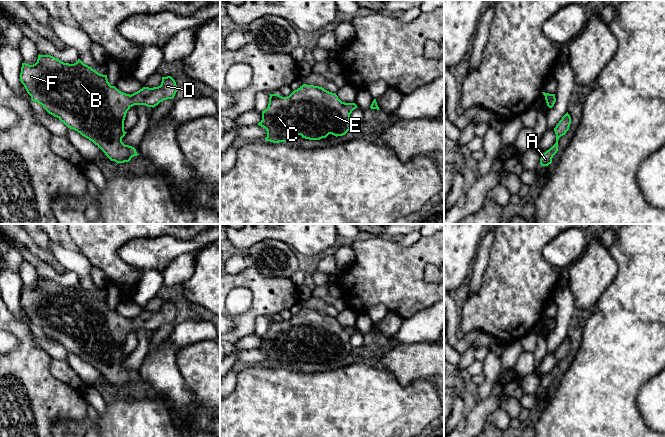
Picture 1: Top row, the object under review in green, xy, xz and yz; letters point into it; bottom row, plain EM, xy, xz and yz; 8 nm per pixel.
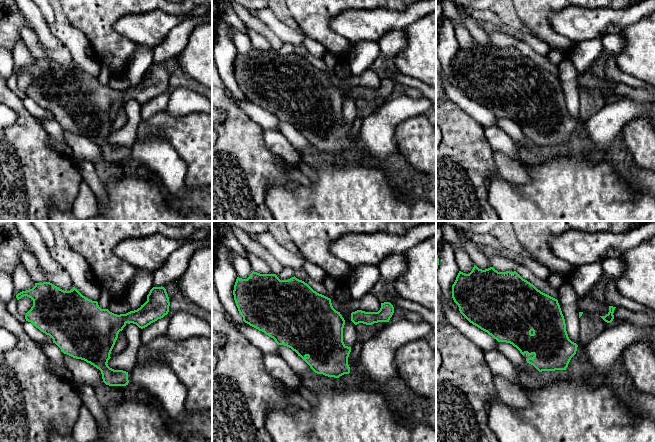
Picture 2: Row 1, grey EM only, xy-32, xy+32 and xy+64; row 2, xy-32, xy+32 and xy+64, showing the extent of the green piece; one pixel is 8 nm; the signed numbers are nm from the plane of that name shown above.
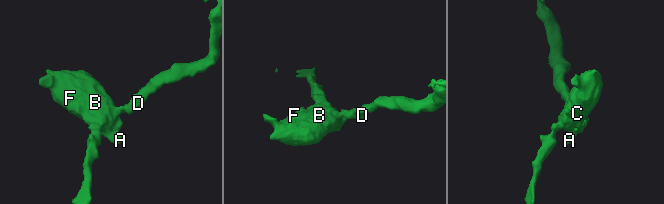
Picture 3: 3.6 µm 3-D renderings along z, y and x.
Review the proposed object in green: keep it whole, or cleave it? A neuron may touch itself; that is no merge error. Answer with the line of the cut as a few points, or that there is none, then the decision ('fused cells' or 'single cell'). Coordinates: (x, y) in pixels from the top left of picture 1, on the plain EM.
cut none; single cell

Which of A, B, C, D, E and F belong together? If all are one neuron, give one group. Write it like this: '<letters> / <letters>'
A B C D E F

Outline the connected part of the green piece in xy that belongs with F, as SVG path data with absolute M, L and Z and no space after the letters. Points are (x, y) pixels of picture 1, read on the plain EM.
M40 278L35 288L22 287L20 305L32 325L41 328L49 338L57 341L68 352L92 365L117 388L129 386L132 381L139 379L134 371L122 366L127 357L124 355L127 335L134 329L154 332L164 324L173 323L178 314L175 304L167 300L162 301L158 311L143 311L131 319L126 318L111 310L107 299L98 297L80 283L69 288L51 279Z

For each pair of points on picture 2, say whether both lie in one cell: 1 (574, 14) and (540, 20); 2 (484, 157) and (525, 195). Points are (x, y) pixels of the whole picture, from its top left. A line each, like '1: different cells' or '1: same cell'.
1: different cells
2: different cells

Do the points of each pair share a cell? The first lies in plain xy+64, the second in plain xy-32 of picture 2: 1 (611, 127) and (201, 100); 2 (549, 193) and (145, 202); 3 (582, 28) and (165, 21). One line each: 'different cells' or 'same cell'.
1: same cell
2: same cell
3: same cell

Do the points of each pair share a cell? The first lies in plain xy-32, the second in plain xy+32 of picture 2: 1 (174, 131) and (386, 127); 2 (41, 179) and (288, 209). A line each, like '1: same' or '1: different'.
1: different
2: different

